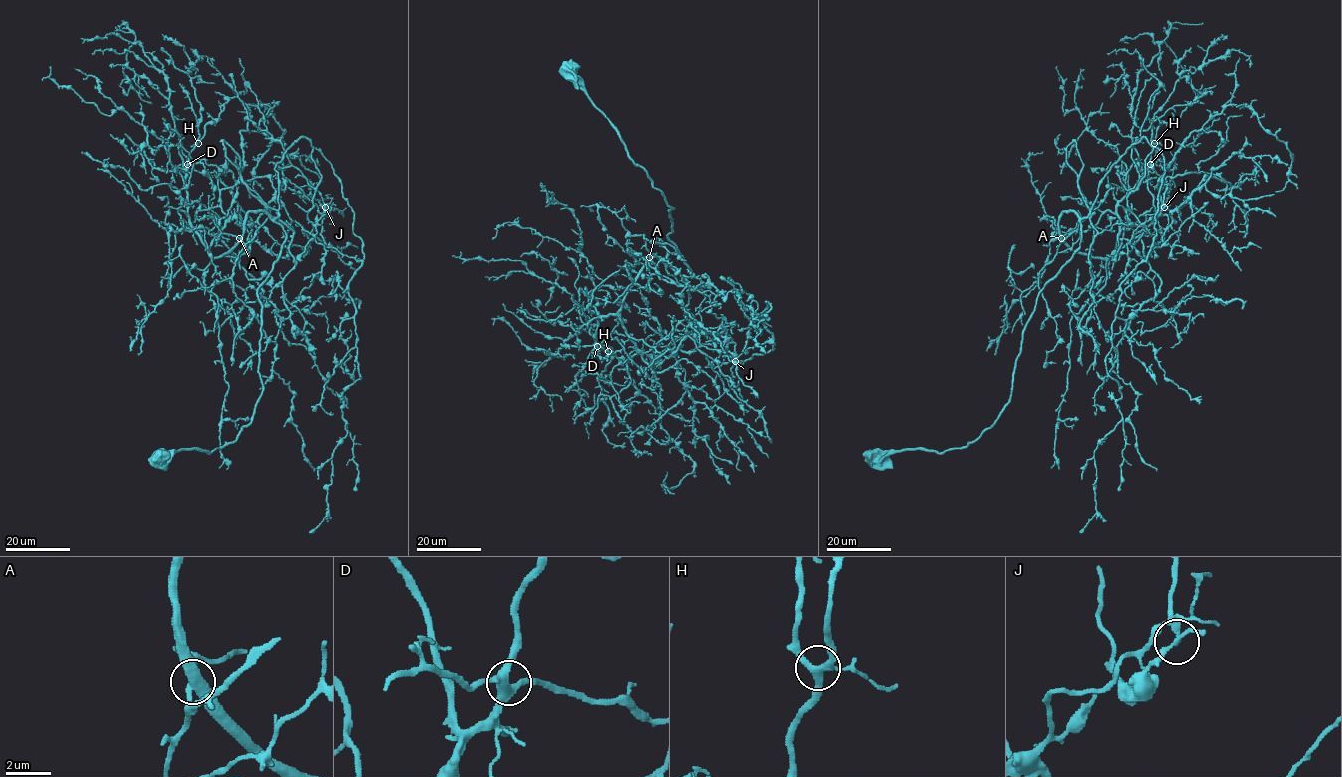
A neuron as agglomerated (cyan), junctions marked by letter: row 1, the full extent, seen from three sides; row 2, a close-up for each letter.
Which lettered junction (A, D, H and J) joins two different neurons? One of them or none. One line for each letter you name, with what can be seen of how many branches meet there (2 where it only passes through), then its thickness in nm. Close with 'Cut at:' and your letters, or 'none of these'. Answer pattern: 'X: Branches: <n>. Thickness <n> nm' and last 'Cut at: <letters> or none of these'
J: Branches: 5. Thickness 180 nm
Cut at: J

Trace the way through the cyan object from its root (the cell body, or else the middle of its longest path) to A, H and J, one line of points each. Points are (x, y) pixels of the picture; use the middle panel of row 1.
A: (571, 72), (614, 127), (628, 156), (673, 208), (668, 238), (696, 277), (682, 276), (655, 255), (649, 257)
H: (571, 72), (673, 208), (668, 238), (696, 277), (655, 255), (621, 308), (598, 313), (595, 343), (608, 351)
J: (571, 72), (673, 208), (668, 238), (696, 277), (684, 277), (685, 308), (723, 349), (724, 324), (735, 360)

